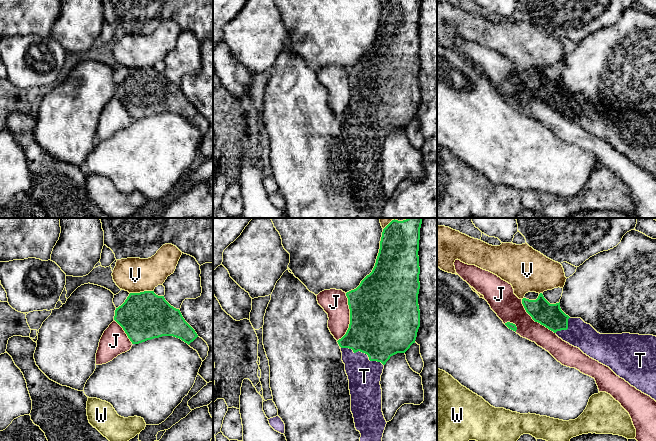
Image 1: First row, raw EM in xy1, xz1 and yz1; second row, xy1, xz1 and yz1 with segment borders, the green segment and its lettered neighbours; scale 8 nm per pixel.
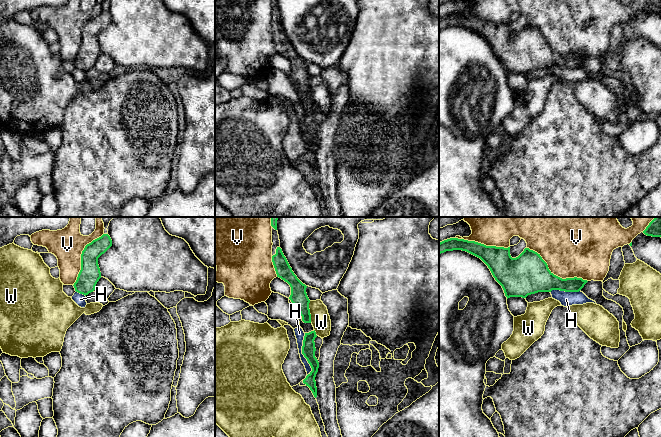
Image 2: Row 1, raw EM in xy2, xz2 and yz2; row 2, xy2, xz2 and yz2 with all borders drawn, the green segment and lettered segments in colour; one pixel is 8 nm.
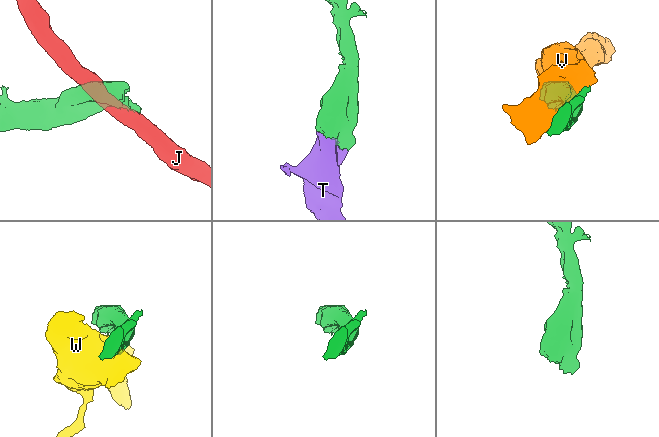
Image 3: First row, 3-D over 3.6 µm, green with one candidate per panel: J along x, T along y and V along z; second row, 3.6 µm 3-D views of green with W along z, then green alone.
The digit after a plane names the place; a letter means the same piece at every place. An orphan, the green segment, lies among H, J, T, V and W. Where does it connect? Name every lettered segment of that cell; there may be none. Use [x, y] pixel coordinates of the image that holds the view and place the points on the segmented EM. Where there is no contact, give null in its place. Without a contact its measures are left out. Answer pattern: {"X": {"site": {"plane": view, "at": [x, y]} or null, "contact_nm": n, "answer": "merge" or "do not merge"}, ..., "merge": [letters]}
{"H": {"site": {"plane": "xz2", "at": [302, 353]}, "contact_nm": 340, "answer": "do not merge"}, "J": {"site": {"plane": "xz1", "at": [350, 317]}, "contact_nm": 400, "answer": "do not merge"}, "T": {"site": {"plane": "xz1", "at": [363, 352]}, "contact_nm": 380, "answer": "merge"}, "V": {"site": {"plane": "yz2", "at": [555, 275]}, "contact_nm": 550, "answer": "do not merge"}, "W": {"site": {"plane": "xz2", "at": [309, 312]}, "contact_nm": 180, "answer": "do not merge"}, "merge": ["T"]}

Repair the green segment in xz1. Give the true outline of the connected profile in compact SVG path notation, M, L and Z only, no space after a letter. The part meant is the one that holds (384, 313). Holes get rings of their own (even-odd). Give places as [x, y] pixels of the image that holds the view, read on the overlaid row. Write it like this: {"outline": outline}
{"outline": "M422 218L392 220L382 232L380 249L372 272L360 285L346 293L350 309L350 324L346 334L337 342L342 352L342 361L349 380L351 412L355 428L360 432L360 441L382 441L386 420L382 412L382 389L380 385L384 365L391 356L405 353L415 343L420 327L418 305L419 282L419 240Z"}

